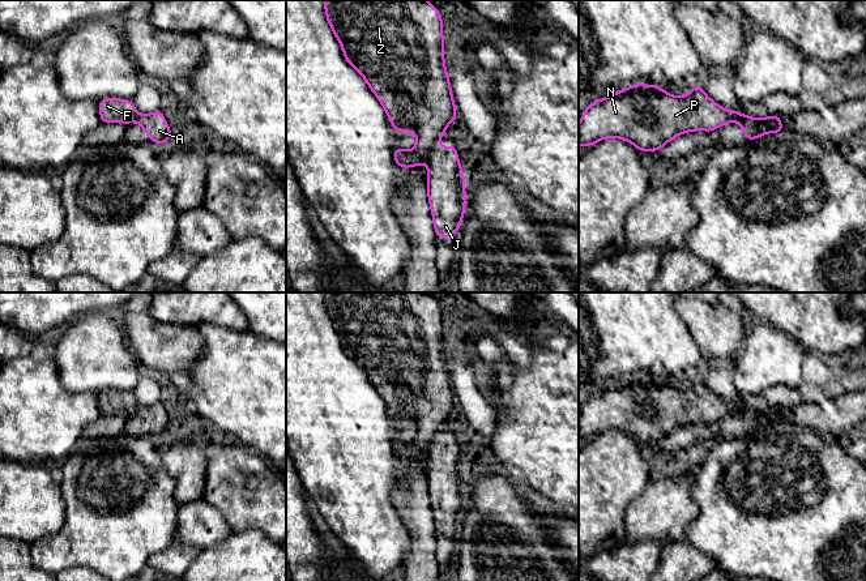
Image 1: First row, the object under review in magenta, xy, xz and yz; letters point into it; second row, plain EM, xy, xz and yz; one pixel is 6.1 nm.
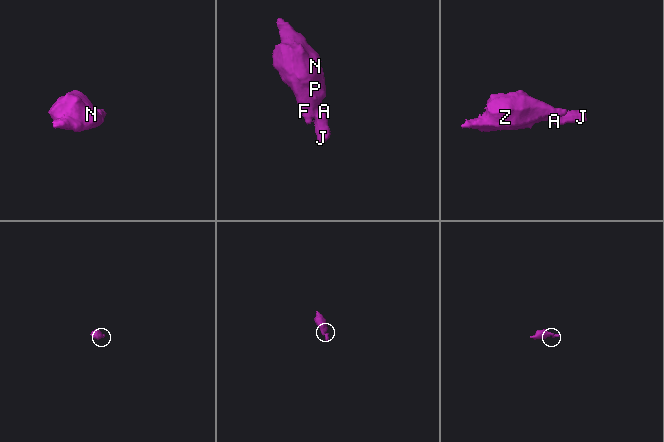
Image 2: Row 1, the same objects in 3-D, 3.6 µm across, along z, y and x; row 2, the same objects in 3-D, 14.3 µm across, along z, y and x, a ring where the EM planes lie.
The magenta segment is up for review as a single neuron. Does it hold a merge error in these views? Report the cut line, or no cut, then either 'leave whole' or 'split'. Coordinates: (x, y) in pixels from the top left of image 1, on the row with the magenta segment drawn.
cut in xz along (435, 146), (426, 161); split

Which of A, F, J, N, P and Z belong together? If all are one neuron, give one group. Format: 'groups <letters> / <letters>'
groups A J / F N P Z

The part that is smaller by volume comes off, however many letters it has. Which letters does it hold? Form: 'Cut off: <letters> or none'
Cut off: A, J

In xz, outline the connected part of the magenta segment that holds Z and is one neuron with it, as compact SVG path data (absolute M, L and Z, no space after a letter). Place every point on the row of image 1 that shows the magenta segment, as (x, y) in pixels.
M324 0L328 25L340 42L347 64L357 69L392 120L396 132L410 132L417 136L413 150L393 148L398 167L413 168L423 165L430 153L445 134L447 127L457 119L455 98L445 68L443 17L439 9L427 0Z

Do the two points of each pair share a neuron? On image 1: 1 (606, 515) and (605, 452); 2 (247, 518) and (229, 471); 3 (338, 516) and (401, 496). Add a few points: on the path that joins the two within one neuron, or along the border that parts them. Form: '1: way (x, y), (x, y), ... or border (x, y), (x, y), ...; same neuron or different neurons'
1: way (605, 499), (605, 468); same neuron
2: way (247, 507), (247, 492), (240, 483); same neuron
3: border (395, 469), (395, 487), (391, 503), (405, 526); different neurons

